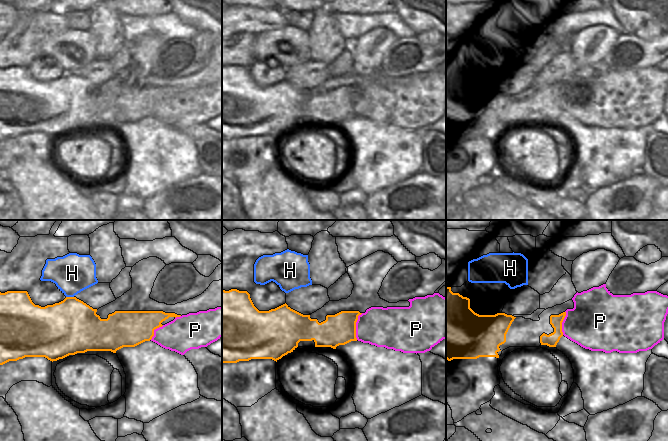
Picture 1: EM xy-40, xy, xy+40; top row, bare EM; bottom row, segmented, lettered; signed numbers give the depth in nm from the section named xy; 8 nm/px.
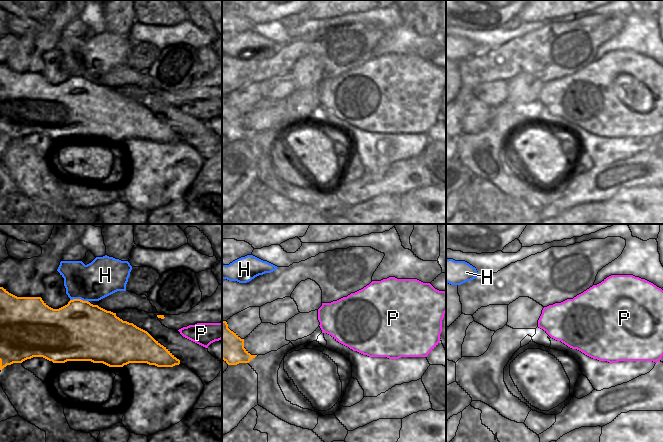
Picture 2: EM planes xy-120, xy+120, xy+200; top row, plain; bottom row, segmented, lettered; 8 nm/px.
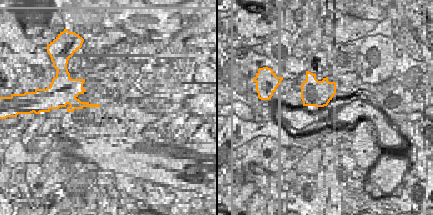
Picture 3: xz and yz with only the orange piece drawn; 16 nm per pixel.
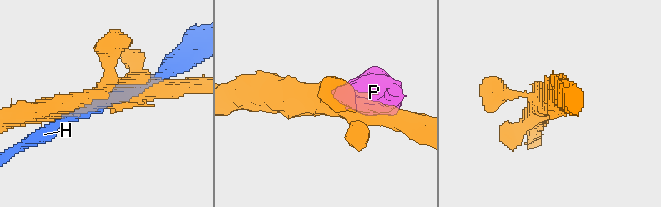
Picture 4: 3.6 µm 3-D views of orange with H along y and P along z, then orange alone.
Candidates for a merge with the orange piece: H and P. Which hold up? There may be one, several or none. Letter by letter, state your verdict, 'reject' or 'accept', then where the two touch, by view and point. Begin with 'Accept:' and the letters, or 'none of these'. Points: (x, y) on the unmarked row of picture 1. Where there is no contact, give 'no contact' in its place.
Accept: none of these
H: reject; contact xy-40 (70, 73)
P: reject; contact xy (355, 102)

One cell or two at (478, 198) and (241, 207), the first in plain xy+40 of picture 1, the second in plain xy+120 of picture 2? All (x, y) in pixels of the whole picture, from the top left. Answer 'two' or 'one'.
two

